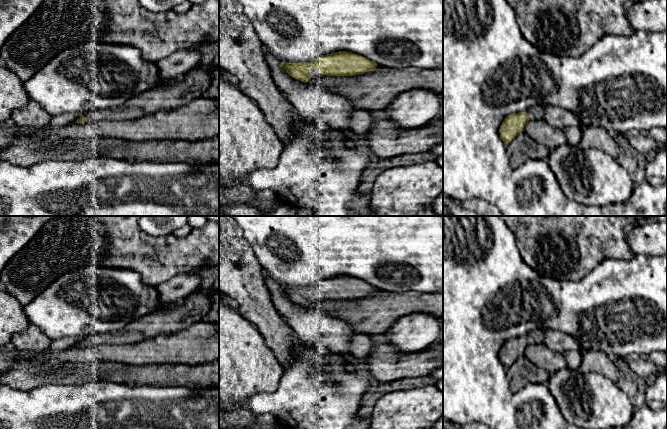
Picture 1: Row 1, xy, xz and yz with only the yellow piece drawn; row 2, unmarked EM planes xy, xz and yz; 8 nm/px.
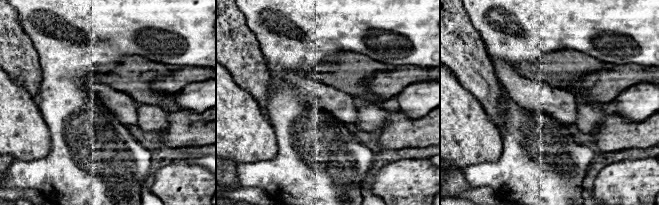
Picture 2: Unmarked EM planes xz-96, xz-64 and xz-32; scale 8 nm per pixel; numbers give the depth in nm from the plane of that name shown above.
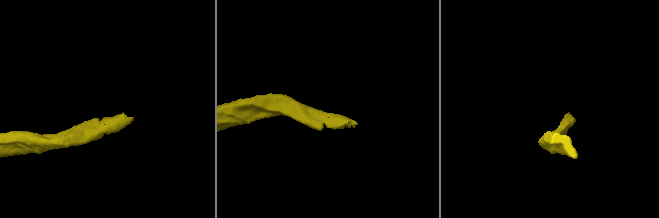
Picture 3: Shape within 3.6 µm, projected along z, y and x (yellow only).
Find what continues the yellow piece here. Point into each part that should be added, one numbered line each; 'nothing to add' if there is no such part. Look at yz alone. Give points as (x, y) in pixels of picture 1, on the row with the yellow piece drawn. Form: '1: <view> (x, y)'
1: yz (536, 112)

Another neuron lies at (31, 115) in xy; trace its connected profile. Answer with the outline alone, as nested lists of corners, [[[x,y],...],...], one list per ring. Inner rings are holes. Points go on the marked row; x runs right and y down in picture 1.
[[[30,99],[25,106],[12,112],[10,123],[18,127],[41,129],[49,126],[51,118],[52,116]]]

